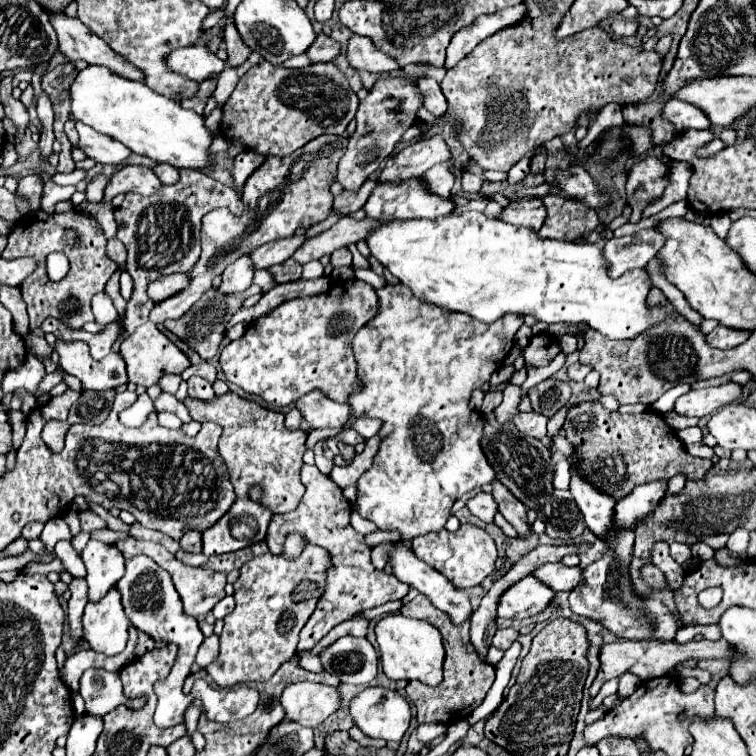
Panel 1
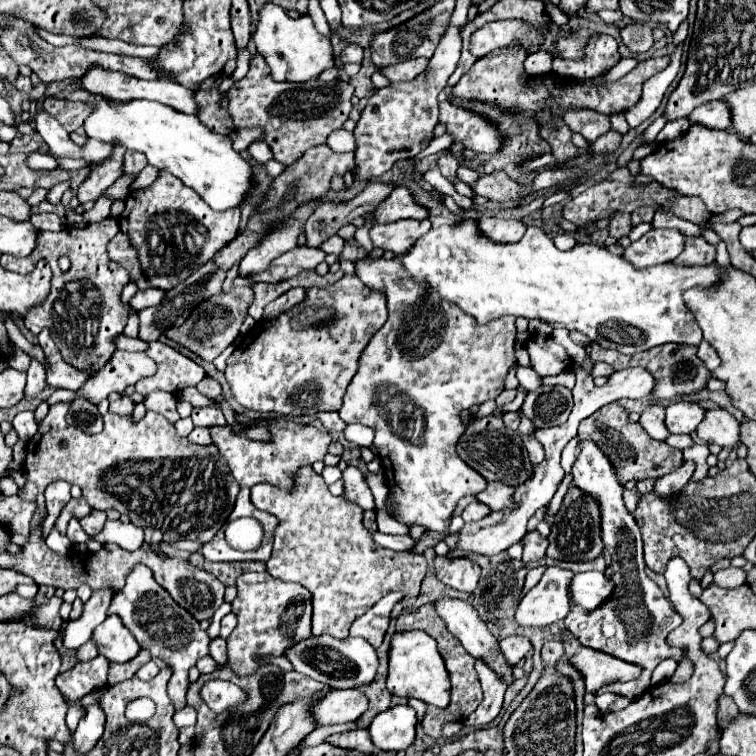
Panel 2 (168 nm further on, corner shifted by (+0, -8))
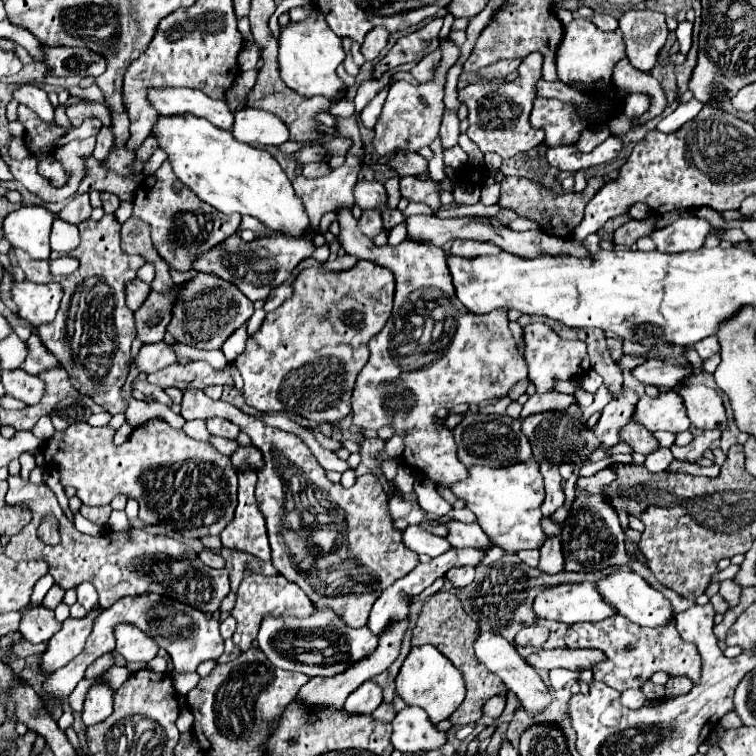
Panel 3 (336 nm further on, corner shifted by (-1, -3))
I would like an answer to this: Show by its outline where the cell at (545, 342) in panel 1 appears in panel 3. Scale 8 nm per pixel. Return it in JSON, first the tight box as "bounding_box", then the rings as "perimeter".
{"bounding_box":[524,323,590,393],"perimeter":[[[530,323],[524,327],[524,341],[526,341],[526,353],[524,359],[528,363],[528,379],[536,385],[538,393],[552,389],[552,379],[576,379],[590,371],[590,361],[586,353],[584,341],[566,341],[558,337],[548,325],[544,323]]]}

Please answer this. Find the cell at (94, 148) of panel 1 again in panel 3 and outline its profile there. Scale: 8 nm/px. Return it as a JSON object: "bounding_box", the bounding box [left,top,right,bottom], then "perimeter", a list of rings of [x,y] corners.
{"bounding_box":[12,85,54,123],"perimeter":[[[22,85],[22,87],[14,89],[12,93],[18,103],[24,103],[26,107],[30,107],[40,119],[44,119],[46,123],[54,123],[54,107],[42,87]]]}

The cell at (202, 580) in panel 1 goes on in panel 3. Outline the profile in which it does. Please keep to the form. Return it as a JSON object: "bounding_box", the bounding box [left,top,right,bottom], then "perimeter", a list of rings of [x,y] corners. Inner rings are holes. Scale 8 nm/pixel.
{"bounding_box":[4,475,230,613],"perimeter":[[[9,475],[8,483],[10,483],[10,493],[6,495],[6,503],[10,505],[26,503],[32,509],[32,521],[28,527],[24,527],[20,535],[14,535],[10,539],[4,553],[14,561],[30,561],[30,559],[46,561],[50,567],[48,573],[54,577],[54,581],[62,589],[72,589],[72,587],[78,587],[82,581],[90,581],[96,587],[100,595],[100,605],[104,609],[126,595],[152,591],[152,593],[172,597],[180,603],[192,605],[194,609],[202,613],[218,611],[222,599],[230,591],[228,573],[224,569],[206,567],[188,545],[172,537],[146,535],[146,531],[136,529],[136,527],[132,527],[128,535],[104,531],[104,535],[90,537],[90,535],[80,533],[74,527],[74,523],[62,513],[62,509],[58,507],[56,495],[46,485],[36,485],[30,480],[24,482],[20,475]],[[50,513],[56,515],[58,525],[60,525],[58,529],[60,543],[56,547],[42,543],[36,535],[38,525],[42,523],[42,517]]]}

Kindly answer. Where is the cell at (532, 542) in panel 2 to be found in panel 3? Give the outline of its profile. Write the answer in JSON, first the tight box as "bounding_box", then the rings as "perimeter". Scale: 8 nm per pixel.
{"bounding_box":[538,537,564,573],"perimeter":[[[546,537],[546,543],[542,543],[540,551],[540,563],[538,569],[546,571],[546,573],[558,573],[564,567],[564,557],[562,557],[562,547],[560,547],[560,539],[558,537]]]}

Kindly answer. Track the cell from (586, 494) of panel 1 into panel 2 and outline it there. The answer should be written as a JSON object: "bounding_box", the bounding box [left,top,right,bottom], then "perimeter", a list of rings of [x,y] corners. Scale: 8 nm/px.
{"bounding_box":[565,440,683,700],"perimeter":[[[587,440],[581,442],[581,452],[579,458],[573,464],[573,482],[583,490],[583,492],[593,492],[597,500],[601,500],[601,516],[603,516],[603,542],[605,542],[605,560],[607,560],[607,576],[613,578],[615,582],[615,594],[605,602],[601,608],[585,614],[583,608],[575,606],[573,612],[565,618],[565,628],[587,648],[595,648],[599,652],[611,654],[615,658],[621,658],[625,662],[637,664],[641,668],[641,676],[631,682],[613,682],[597,692],[613,692],[627,696],[631,700],[639,698],[647,688],[649,688],[649,678],[655,666],[661,660],[673,658],[675,662],[683,660],[683,652],[677,648],[669,648],[667,636],[671,630],[675,630],[681,624],[681,616],[673,610],[671,602],[665,598],[661,588],[647,578],[645,574],[645,562],[643,562],[643,542],[641,542],[641,532],[637,528],[637,522],[633,516],[627,512],[623,504],[623,488],[619,484],[617,470],[609,462],[609,458],[603,454],[603,450]]]}

